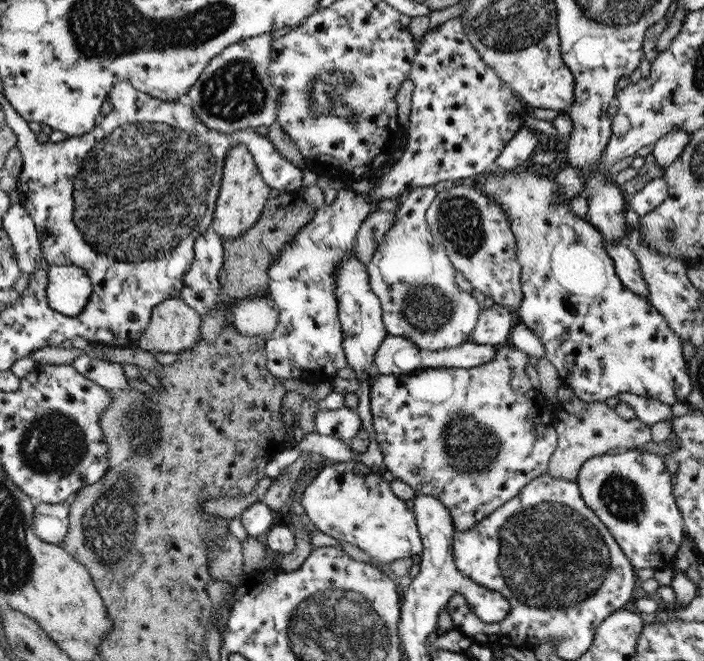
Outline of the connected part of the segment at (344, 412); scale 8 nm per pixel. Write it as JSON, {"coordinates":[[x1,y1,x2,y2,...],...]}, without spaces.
{"coordinates":[[342,407,336,410,321,408,315,417,316,431,348,443,360,433,362,422,356,410]]}

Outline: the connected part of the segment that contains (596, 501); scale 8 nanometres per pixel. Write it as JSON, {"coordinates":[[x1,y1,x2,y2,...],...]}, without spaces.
{"coordinates":[[626,449,611,454,593,456,582,464,575,481,578,483,580,495,586,506,594,510,594,514,608,528,636,570,653,568,657,571,672,567,676,551,682,544,682,539,685,538,684,523,682,522,682,512,678,509,673,496,673,478,658,453]]}

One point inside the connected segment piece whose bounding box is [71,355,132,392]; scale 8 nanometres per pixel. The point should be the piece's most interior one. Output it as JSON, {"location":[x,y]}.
{"location":[109,376]}

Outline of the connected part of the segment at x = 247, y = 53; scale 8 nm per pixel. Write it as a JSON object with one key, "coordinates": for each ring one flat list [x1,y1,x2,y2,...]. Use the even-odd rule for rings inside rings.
{"coordinates":[[266,32,260,36,248,37,239,40,226,47,218,56,215,56,206,65,200,78,192,85,188,94,192,100,191,106,194,115,200,122,212,130,222,134,230,134,236,130,258,128,258,126,270,126,277,121,279,93,270,83,268,68,270,66,270,54,272,54,272,32]]}

